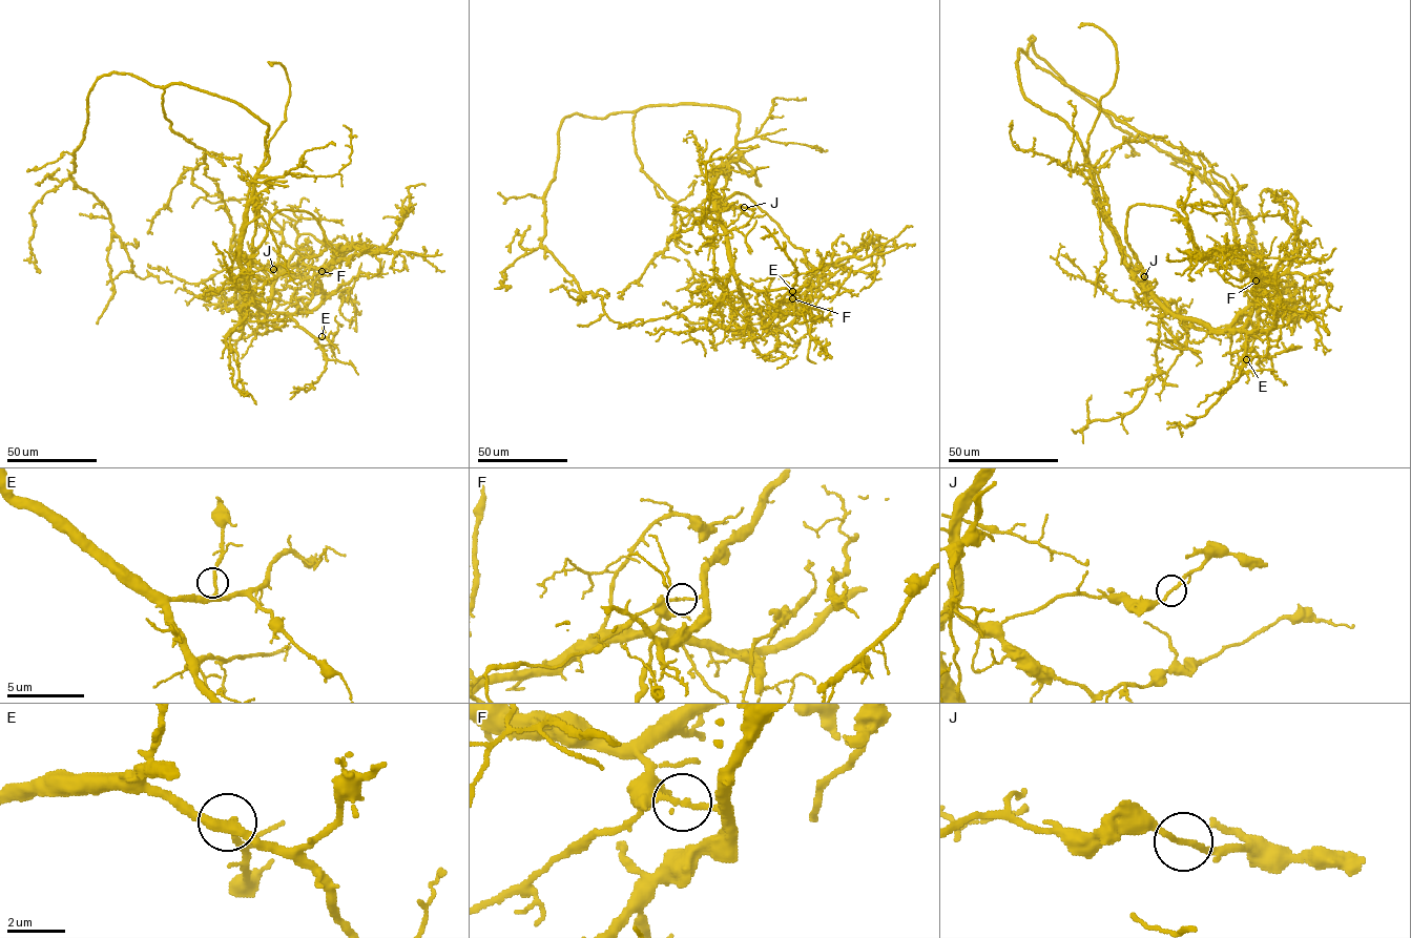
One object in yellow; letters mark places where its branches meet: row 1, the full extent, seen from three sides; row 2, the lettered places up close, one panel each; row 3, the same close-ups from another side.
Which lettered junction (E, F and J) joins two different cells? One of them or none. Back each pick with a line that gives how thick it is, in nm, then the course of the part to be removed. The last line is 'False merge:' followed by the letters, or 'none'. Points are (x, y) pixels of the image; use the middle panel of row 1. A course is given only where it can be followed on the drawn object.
F: calibre 180 nm; course (792, 298), (813, 272), (805, 252), (738, 192), (706, 213), (717, 232), (710, 243), (700, 226), (710, 191)
False merge: F

